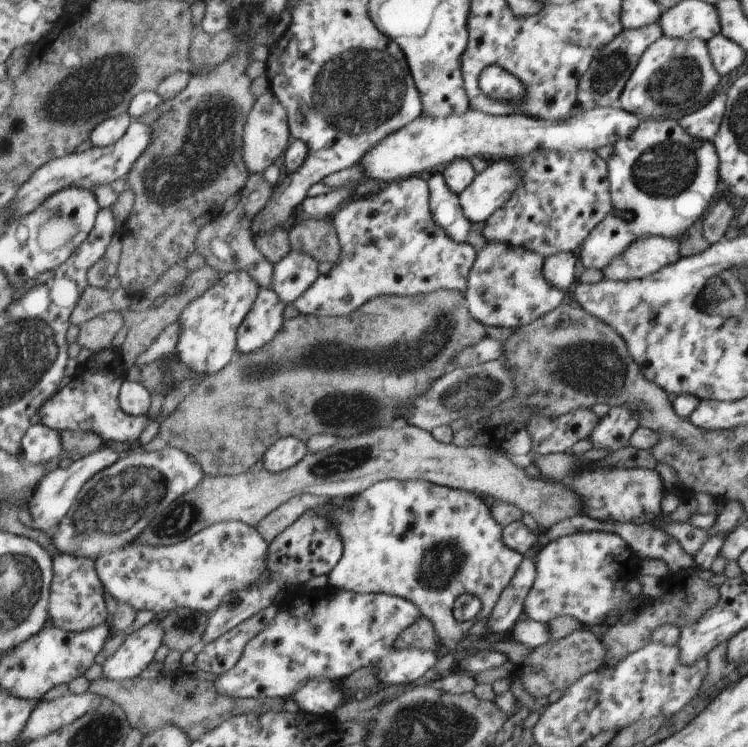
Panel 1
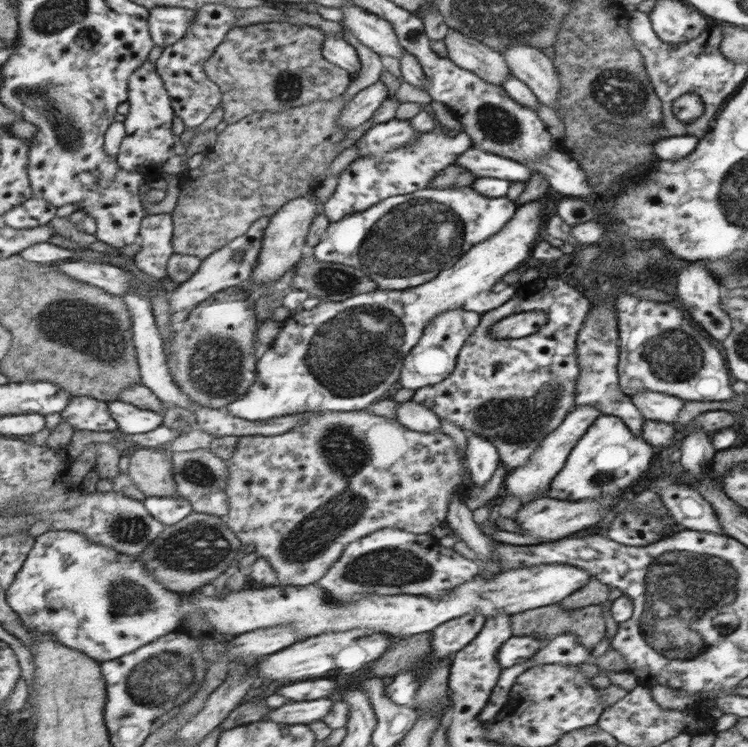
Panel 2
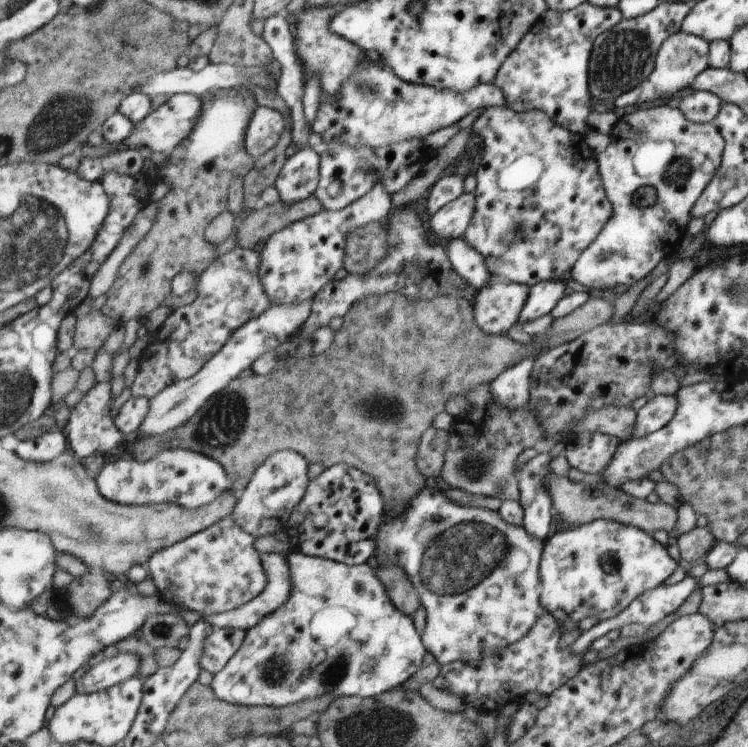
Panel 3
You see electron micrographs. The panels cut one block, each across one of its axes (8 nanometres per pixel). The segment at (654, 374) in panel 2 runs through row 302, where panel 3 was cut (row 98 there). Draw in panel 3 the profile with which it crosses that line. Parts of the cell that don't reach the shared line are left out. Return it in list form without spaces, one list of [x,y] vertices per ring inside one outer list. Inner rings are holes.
[[[682,30],[675,31],[657,51],[656,66],[652,74],[643,83],[615,99],[615,106],[650,106],[650,102],[655,102],[654,98],[658,98],[658,102],[660,98],[662,101],[664,98],[674,98],[674,94],[678,94],[684,88],[688,89],[697,76],[708,68],[708,59],[708,42],[705,37],[691,35]]]

